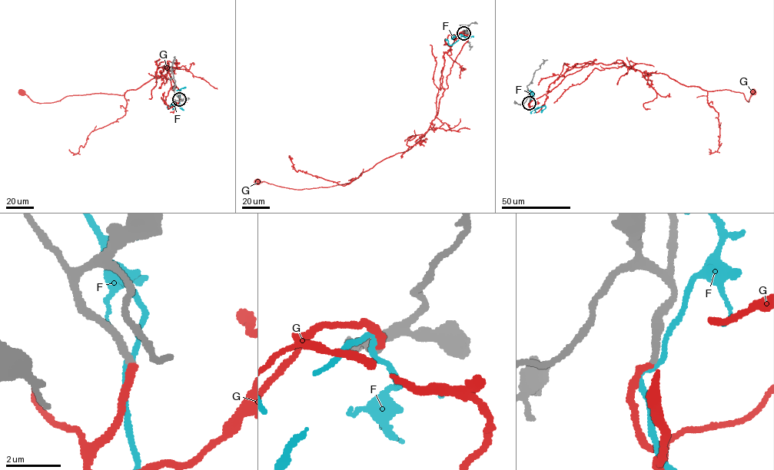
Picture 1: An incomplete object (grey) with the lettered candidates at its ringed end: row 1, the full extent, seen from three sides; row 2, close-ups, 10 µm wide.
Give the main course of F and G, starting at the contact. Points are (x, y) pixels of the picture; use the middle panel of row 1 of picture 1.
F: (463, 33), (451, 44), (446, 39)
G: (463, 33), (469, 38), (447, 75), (437, 114), (410, 148), (343, 184), (298, 190), (257, 181)

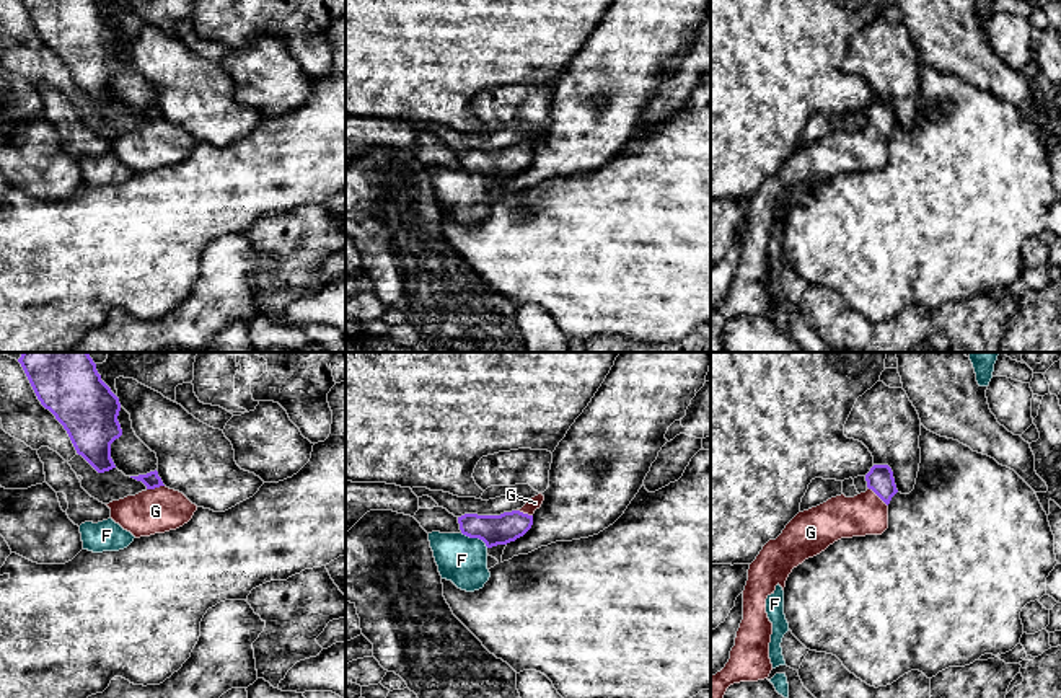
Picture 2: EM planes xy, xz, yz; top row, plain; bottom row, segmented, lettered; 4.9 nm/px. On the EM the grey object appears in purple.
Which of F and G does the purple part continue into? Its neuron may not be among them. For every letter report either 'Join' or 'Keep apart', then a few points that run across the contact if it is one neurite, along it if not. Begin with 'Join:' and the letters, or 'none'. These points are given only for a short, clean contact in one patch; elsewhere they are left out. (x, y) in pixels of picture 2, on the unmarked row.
Join: G
F: Keep apart. Line: xz (462, 167), (478, 172), (488, 181)
G: Join. Line: yz (880, 114), (877, 129), (856, 150), (840, 152)

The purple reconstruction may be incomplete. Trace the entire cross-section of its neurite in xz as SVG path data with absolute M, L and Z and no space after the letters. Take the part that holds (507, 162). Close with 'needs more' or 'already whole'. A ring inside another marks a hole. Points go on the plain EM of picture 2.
M544 130L528 134L528 137L517 145L504 147L500 150L478 150L464 148L458 152L460 165L469 173L479 173L487 183L507 179L523 171L533 160L533 148L541 142Z; needs more

